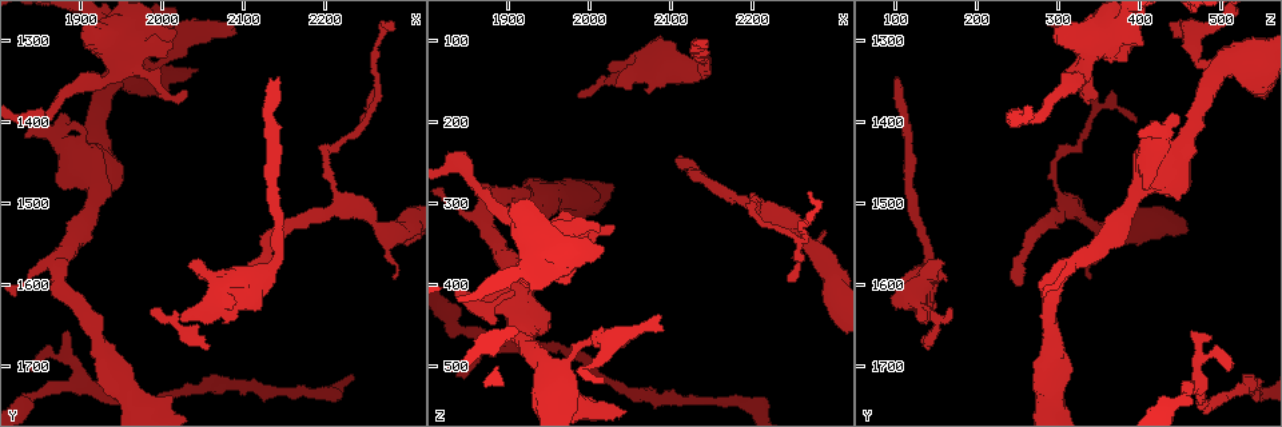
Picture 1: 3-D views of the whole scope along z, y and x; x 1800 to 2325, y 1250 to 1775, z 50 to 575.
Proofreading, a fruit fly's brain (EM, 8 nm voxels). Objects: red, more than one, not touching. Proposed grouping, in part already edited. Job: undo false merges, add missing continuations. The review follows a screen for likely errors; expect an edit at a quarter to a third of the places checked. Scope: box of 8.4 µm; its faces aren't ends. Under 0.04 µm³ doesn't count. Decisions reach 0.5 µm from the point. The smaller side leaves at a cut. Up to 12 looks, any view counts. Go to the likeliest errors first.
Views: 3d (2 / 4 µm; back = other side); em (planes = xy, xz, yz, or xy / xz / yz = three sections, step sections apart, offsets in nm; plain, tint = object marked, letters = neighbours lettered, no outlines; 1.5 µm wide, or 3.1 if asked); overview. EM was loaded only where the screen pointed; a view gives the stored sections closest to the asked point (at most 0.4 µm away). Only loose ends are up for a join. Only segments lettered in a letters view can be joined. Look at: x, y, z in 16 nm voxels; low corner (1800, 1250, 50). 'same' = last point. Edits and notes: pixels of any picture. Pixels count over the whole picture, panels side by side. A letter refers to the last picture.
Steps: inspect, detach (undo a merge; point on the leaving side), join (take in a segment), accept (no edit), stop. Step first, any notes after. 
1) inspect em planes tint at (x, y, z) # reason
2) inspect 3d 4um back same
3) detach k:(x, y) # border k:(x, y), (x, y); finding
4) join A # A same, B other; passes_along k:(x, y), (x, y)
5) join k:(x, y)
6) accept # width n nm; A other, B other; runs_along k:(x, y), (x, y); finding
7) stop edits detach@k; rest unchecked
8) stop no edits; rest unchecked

inspect em planes letters at (2110, 1600, 245) # branch stops here

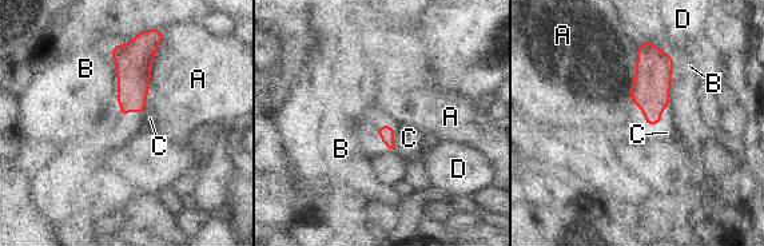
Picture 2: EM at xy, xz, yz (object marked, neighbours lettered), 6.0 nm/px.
accept # longest_contact A 460 nm; A other, B other, C other, D other; border 2:(111, 46), (116, 102), (122, 115); none of them fits

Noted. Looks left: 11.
inspect em planes letters at (2145, 1345, 100) # branch stops here

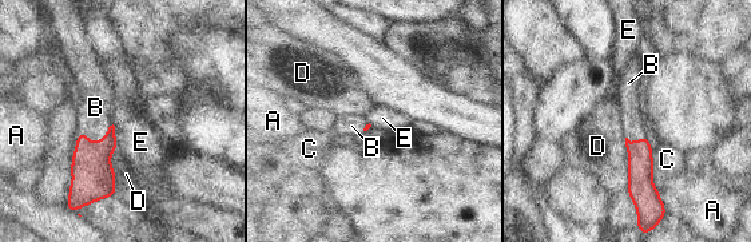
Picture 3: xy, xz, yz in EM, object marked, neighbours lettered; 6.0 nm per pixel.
join B # A other, B same, C other, D other, E other; it goes on there

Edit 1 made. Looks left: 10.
inspect overview

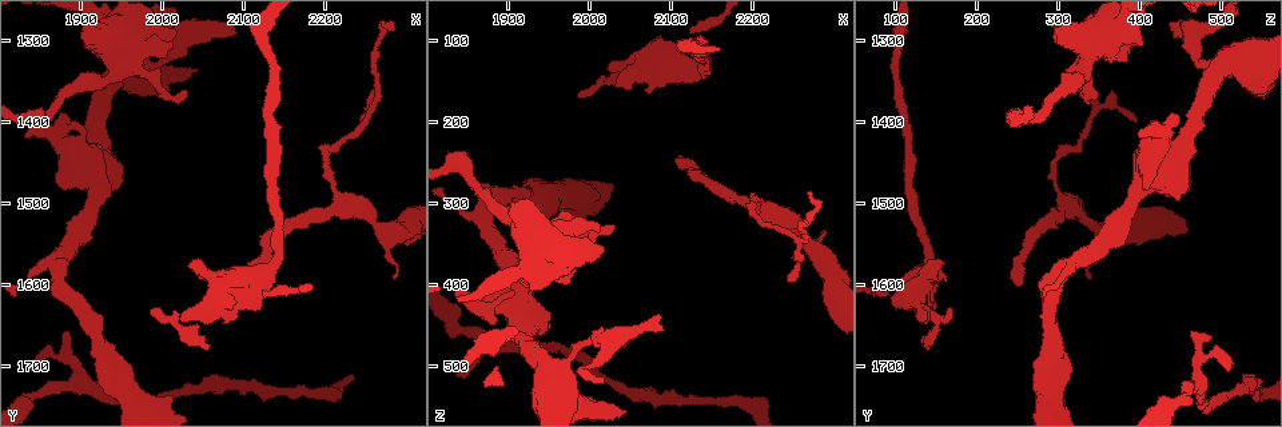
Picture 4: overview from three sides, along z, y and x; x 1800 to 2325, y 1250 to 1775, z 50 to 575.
inspect 3d 4um at (2025, 1645, 135) # free end

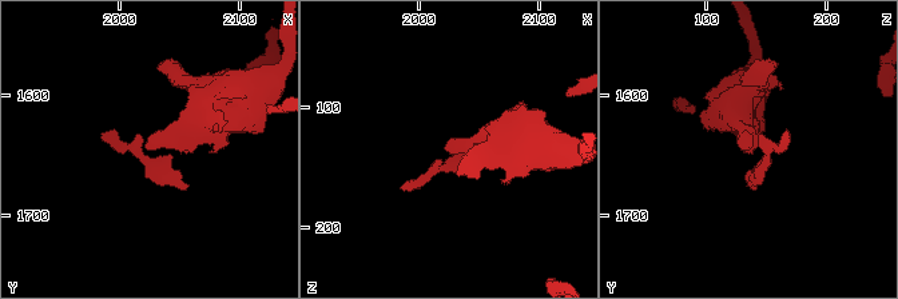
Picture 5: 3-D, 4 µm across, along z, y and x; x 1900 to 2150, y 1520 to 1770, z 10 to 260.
inspect em planes letters at (2024, 1646, 136)

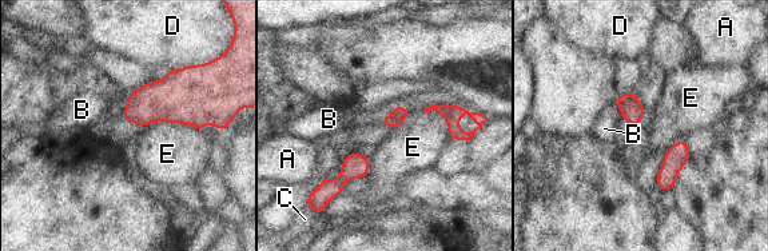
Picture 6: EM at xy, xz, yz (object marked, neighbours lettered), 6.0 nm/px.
accept # A other, B other, C other, D other, E other; none of them fits

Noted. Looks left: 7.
inspect 3d 4um at (2085, 1295, 460) # free end

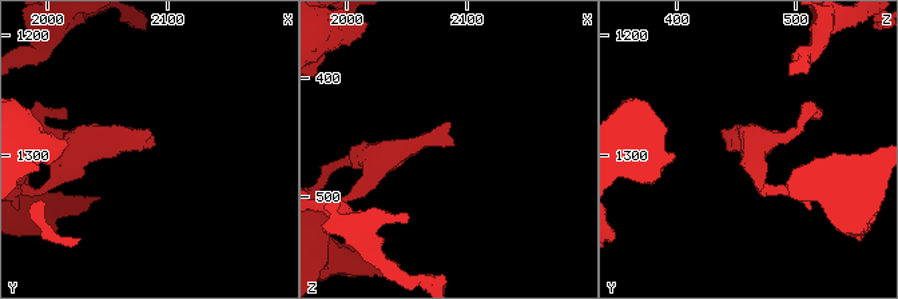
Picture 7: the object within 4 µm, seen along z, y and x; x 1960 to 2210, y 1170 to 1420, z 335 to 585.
inspect em yz step 4 letters at (2088, 1290, 456) # now the EM

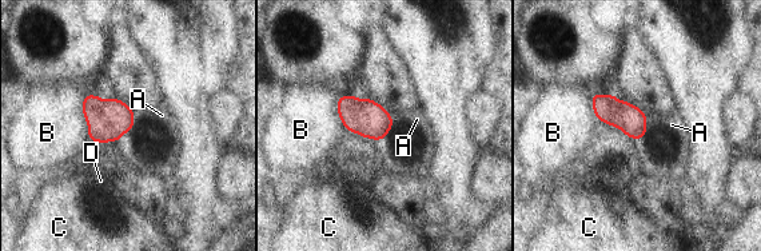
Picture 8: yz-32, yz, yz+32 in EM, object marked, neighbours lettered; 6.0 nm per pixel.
inspect em xy step 4 letters same

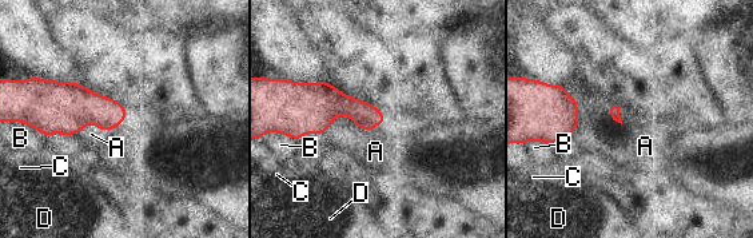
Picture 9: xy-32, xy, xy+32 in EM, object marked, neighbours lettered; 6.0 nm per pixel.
accept # A other, B other, C other, D other; border 9:(564, 86), (577, 103), (572, 134); none of them fits

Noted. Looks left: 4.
inspect 3d 4um at (1835, 1705, 510) # free end

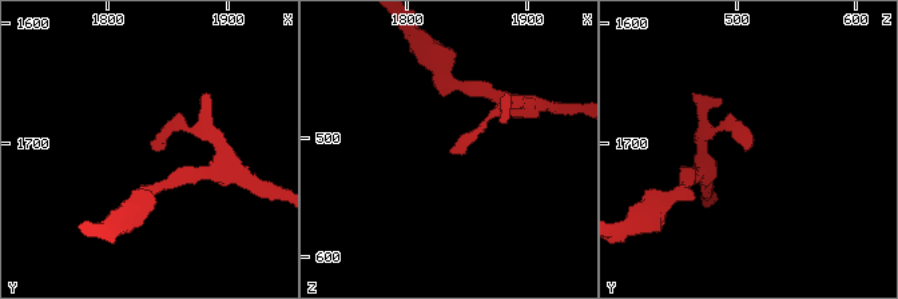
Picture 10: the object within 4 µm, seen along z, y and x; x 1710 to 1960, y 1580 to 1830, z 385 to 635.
inspect em planes letters at (1838, 1706, 512) # now the EM

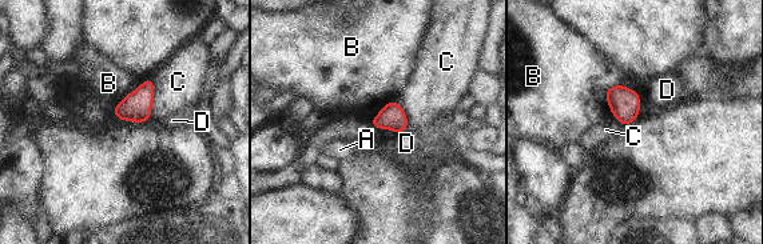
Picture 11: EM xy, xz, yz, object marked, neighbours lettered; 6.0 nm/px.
accept # A other, B other, C other, D other; no lettered segment goes on from it

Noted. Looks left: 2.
stop edits join@3; rest unchecked

